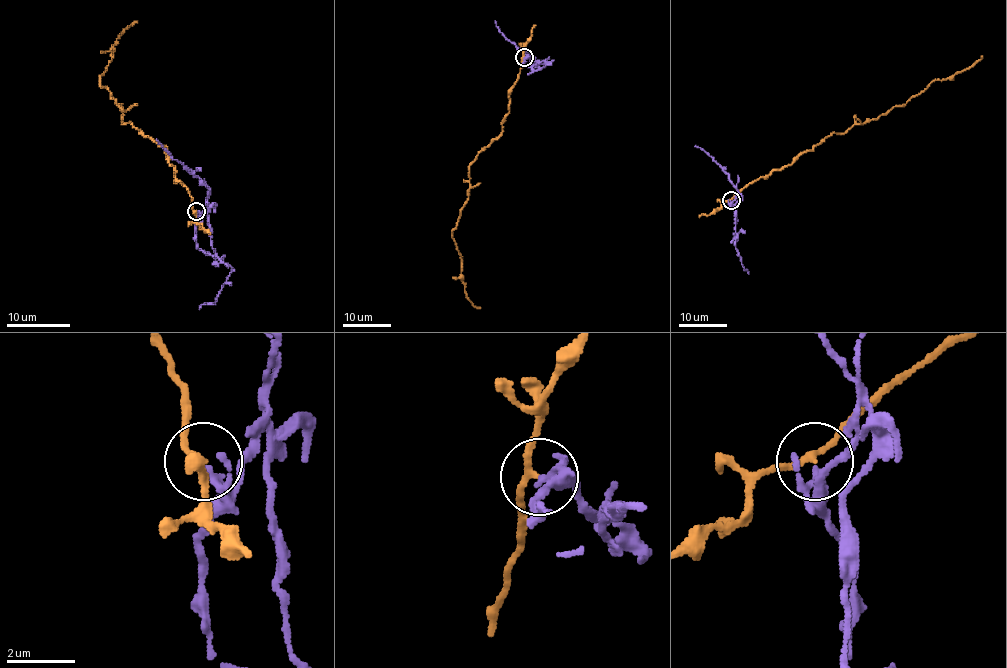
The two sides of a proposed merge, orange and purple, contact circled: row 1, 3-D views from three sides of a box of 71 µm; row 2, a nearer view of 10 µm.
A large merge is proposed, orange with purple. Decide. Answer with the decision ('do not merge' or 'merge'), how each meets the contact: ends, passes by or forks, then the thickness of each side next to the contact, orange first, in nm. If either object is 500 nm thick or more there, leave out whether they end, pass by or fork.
do not merge; orange passes by; purple passes by; calibres 180 and 160 nm

